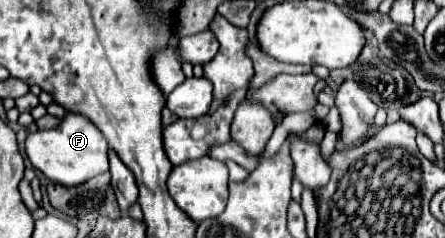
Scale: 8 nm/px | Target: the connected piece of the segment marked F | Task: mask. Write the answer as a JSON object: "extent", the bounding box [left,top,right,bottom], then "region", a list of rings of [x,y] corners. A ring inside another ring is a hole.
{"extent":[25,114,109,186],"region":[[[65,114],[61,124],[53,130],[37,130],[27,136],[25,154],[33,168],[41,170],[51,182],[63,186],[77,186],[79,182],[87,182],[97,174],[109,172],[109,146],[103,138],[101,130],[79,114]]]}

